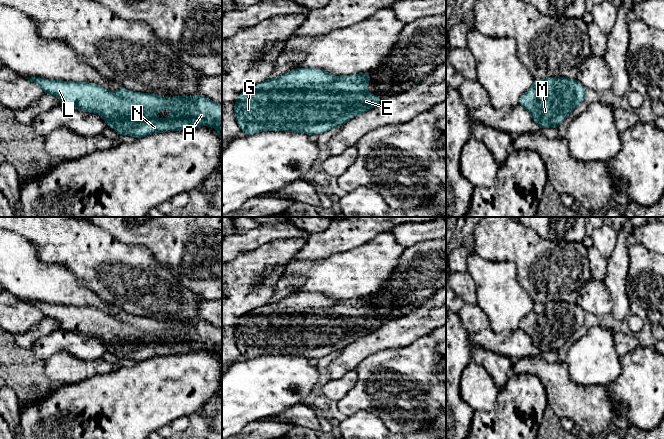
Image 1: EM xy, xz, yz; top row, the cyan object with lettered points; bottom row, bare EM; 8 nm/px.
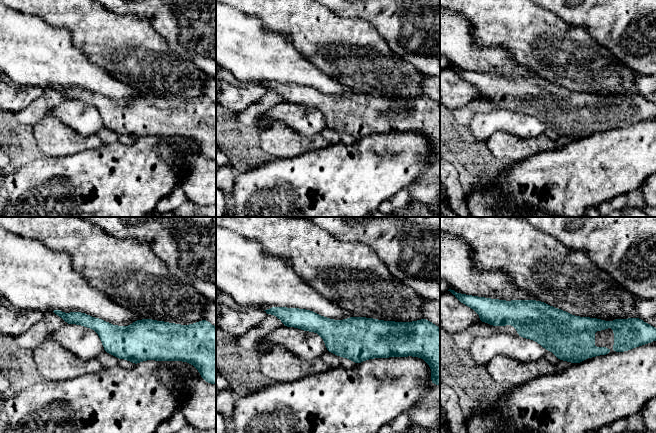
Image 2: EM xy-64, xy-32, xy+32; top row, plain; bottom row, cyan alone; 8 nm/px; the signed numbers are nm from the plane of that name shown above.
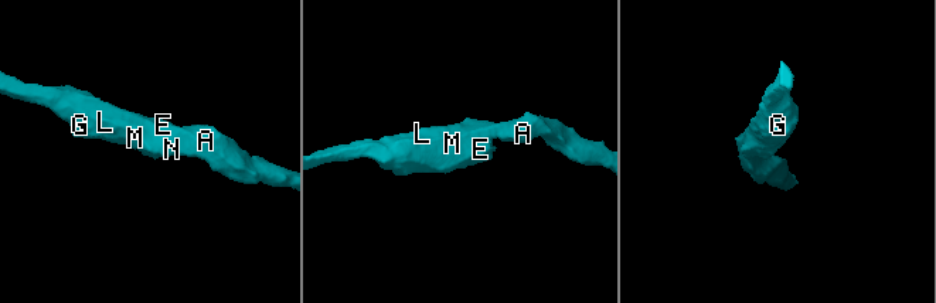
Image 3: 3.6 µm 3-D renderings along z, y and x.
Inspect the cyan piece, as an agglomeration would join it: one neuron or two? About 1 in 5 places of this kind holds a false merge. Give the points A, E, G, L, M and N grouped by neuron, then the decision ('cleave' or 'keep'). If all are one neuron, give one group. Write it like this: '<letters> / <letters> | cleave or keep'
A E G L M N | keep

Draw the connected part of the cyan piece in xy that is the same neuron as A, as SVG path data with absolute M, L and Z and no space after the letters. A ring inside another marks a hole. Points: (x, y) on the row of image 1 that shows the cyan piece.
M29 79L41 86L45 94L55 95L60 103L84 112L102 116L120 136L128 134L136 139L147 135L184 130L190 127L211 126L222 139L222 106L203 95L162 97L156 94L127 91L121 87L114 92L93 83ZM171 108L171 116L147 120L146 116Z

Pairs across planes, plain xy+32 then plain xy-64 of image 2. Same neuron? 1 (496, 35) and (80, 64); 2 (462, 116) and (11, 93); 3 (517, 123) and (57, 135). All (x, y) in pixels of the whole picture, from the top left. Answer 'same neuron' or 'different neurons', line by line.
1: different neurons
2: different neurons
3: different neurons

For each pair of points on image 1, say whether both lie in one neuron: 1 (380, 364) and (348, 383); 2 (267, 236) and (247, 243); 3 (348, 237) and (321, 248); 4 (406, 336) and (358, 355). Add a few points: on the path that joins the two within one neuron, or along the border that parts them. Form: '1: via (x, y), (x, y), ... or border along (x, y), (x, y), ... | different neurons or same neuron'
1: border along (355, 369), (357, 381), (343, 397) | different neurons
2: via (262, 236), (252, 239) | same neuron
3: via (341, 241), (328, 242) | same neuron
4: via (394, 336), (387, 336), (370, 344) | same neuron

